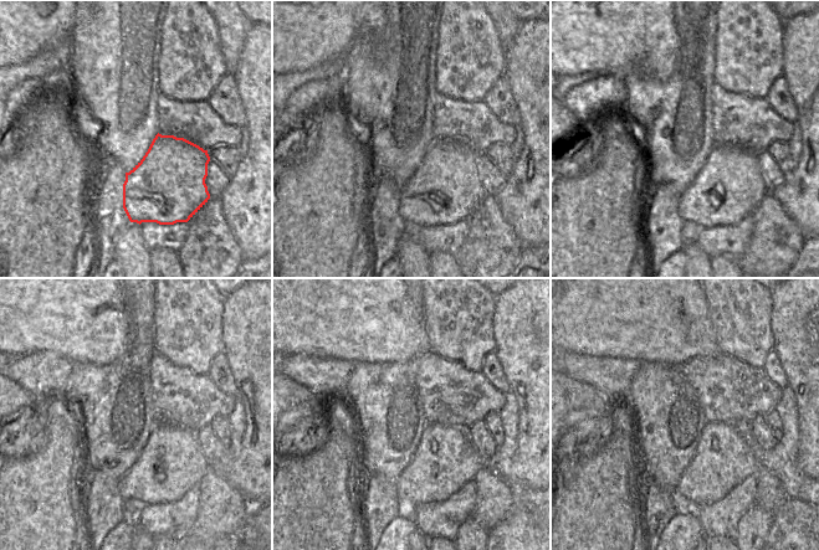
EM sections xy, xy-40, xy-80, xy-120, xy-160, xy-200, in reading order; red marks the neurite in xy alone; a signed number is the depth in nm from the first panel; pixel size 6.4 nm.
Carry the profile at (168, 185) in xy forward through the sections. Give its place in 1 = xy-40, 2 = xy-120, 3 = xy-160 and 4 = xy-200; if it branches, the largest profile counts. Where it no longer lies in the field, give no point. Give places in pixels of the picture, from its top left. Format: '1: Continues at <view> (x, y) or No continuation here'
1: Continues at xy-40 (445, 189)
2: Continues at xy-120 (170, 463)
3: Continues at xy-160 (445, 458)
4: Continues at xy-200 (723, 458)

